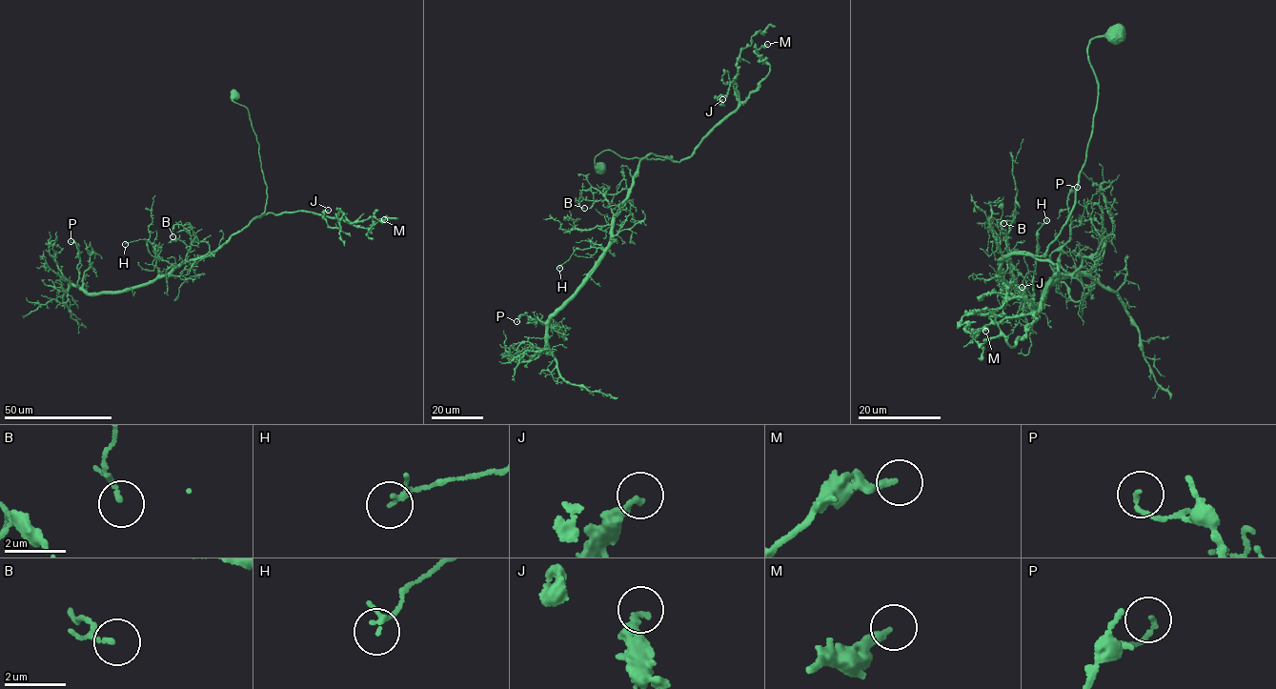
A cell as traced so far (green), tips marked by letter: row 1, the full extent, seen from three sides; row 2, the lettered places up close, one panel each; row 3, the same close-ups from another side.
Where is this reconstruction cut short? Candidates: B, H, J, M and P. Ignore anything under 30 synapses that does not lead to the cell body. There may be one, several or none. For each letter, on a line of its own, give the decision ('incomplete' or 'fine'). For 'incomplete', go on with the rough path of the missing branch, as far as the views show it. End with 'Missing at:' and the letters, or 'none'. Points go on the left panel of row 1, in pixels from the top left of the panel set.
B: fine
H: fine
J: fine
M: fine
P: fine
Missing at: none

